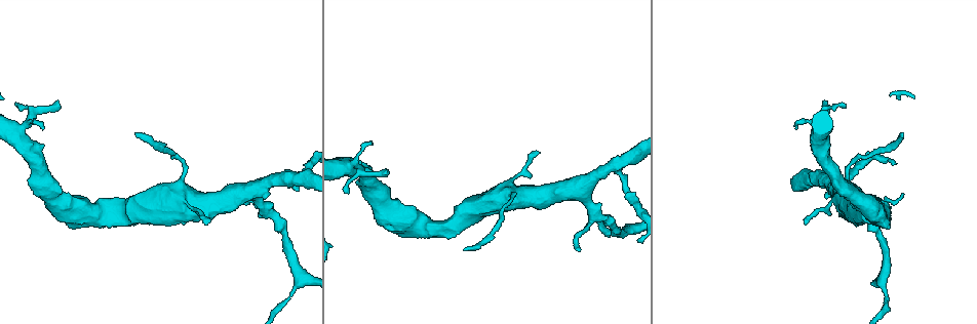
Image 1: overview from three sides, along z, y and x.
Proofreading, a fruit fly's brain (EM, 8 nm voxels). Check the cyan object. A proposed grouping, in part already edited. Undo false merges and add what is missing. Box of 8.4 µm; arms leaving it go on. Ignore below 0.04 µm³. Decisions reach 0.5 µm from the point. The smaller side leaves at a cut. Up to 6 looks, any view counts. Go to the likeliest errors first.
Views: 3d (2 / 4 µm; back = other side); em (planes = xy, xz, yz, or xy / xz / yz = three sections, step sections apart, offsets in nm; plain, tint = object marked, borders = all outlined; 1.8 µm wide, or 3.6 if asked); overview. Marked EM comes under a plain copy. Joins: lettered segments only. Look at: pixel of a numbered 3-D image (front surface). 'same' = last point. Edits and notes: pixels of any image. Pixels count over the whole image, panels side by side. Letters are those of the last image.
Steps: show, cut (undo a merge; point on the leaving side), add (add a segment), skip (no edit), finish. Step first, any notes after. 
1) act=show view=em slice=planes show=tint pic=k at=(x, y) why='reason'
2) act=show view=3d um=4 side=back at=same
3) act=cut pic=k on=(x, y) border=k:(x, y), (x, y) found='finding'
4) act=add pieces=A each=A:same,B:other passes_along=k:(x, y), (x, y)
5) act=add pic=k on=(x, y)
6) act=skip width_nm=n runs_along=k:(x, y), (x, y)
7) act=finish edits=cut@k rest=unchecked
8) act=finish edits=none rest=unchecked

act=show view=em slice=yz step=16 show=borders pic=1 at=(137, 134) why='end of a long branch'

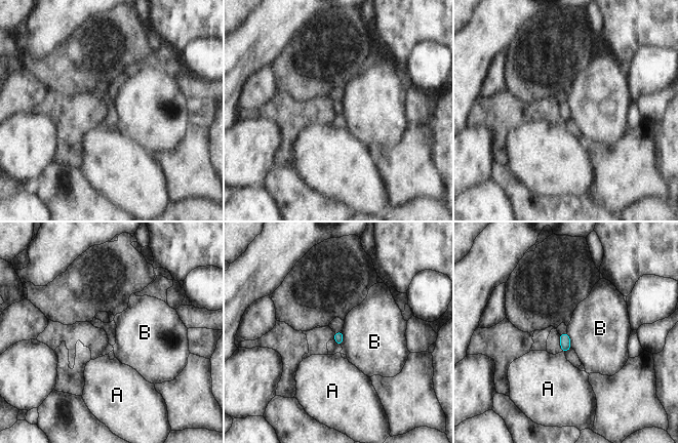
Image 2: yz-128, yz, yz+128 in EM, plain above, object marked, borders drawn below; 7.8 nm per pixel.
act=show view=em slice=planes show=borders at=same

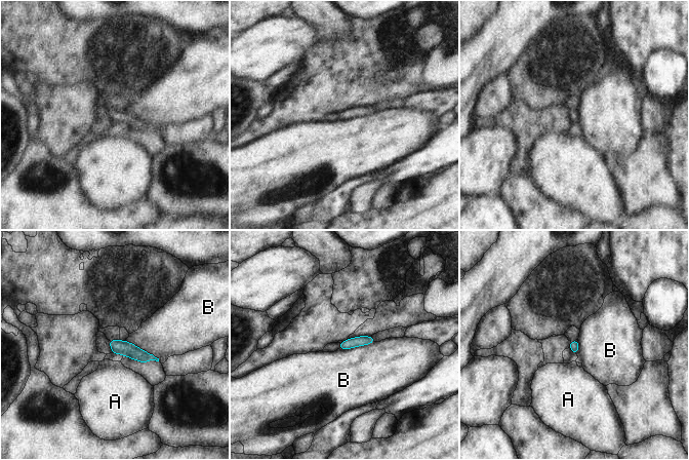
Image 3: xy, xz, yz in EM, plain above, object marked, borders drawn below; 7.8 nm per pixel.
act=skip longest_contact=B:300nm each=A:other,B:other border=3:(375, 341), (365, 345), (338, 349) found='no lettered segment goes on from it'

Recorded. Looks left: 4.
act=show view=em slice=planes show=borders pic=1 at=(795, 126) why='thin end'

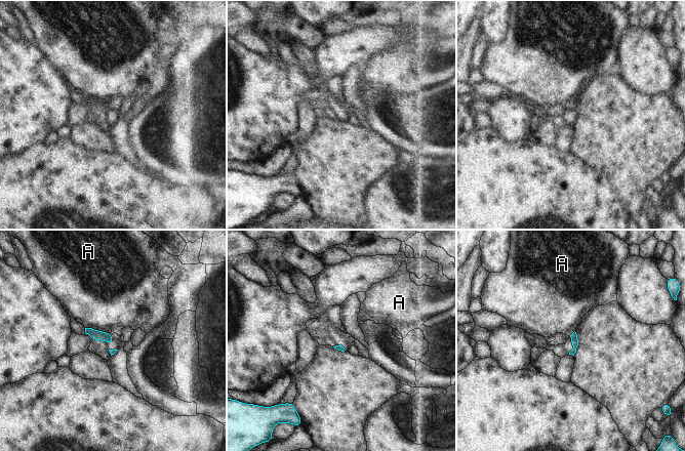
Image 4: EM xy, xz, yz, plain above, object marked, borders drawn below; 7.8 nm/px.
act=skip each=A:other border=4:(85, 327), (108, 331), (112, 334) found='none of them fits'

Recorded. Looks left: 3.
act=show view=3d um=2 pic=1 at=(538, 153) why='an open end'

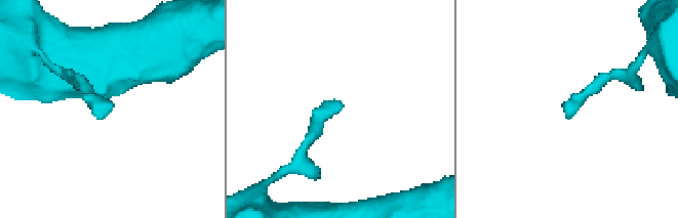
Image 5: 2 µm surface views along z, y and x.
act=show view=em slice=planes show=borders pic=5 at=(564, 107) why='need the tissue'

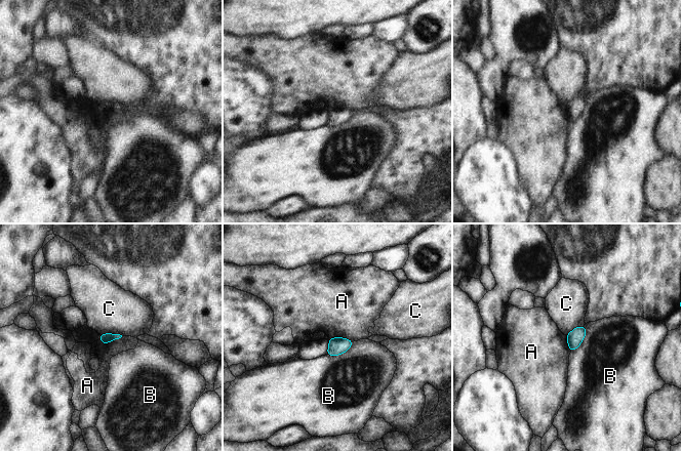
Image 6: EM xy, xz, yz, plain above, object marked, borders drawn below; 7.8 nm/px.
act=skip each=A:other,B:other,C:other border=6:(122, 336), (105, 343), (98, 340) found='no lettered segment goes on from it'

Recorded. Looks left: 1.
act=finish edits=none rest=unchecked

